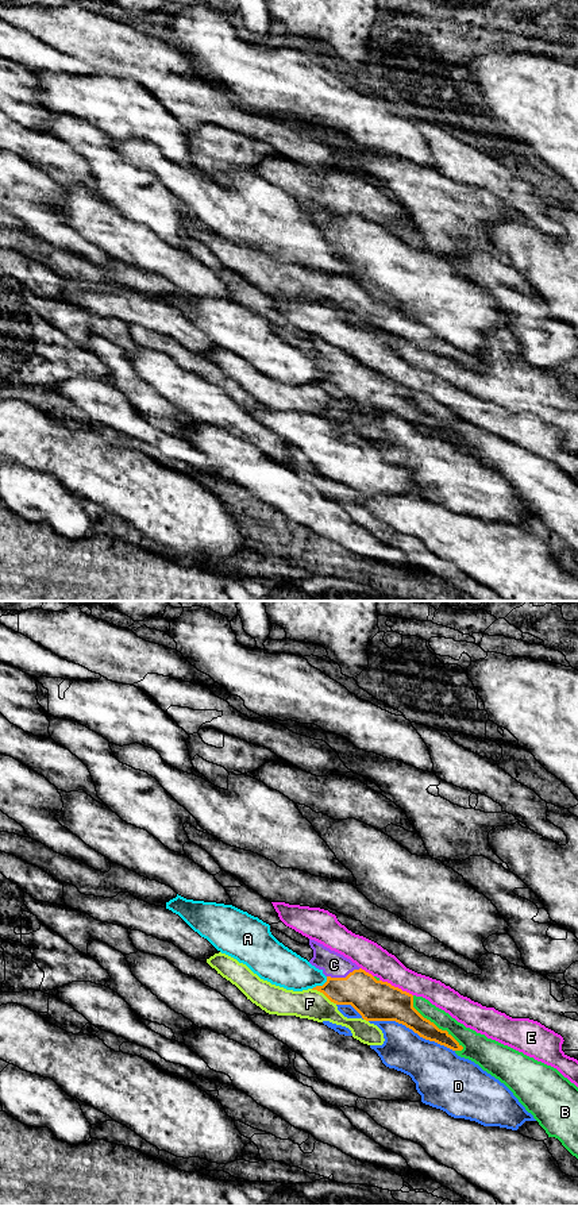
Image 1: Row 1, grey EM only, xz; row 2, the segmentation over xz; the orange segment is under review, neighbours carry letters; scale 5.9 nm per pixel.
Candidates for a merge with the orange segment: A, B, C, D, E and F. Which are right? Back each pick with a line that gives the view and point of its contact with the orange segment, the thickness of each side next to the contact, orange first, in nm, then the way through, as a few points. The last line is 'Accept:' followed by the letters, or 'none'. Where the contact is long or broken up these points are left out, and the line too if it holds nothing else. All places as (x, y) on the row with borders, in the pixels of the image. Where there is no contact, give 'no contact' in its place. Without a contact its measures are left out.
C: meets orange in xz at (343, 978); 240 nm thick on the orange side, 150 nm on the other
Accept: C

